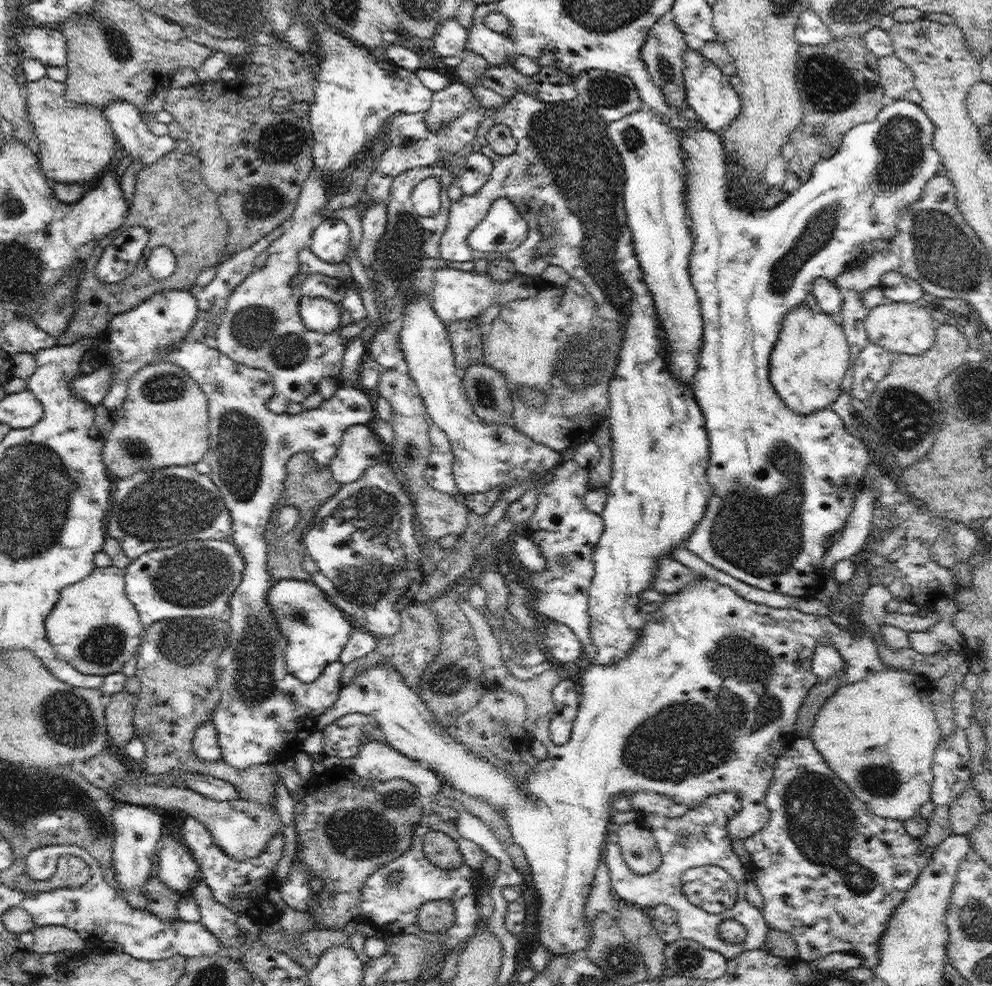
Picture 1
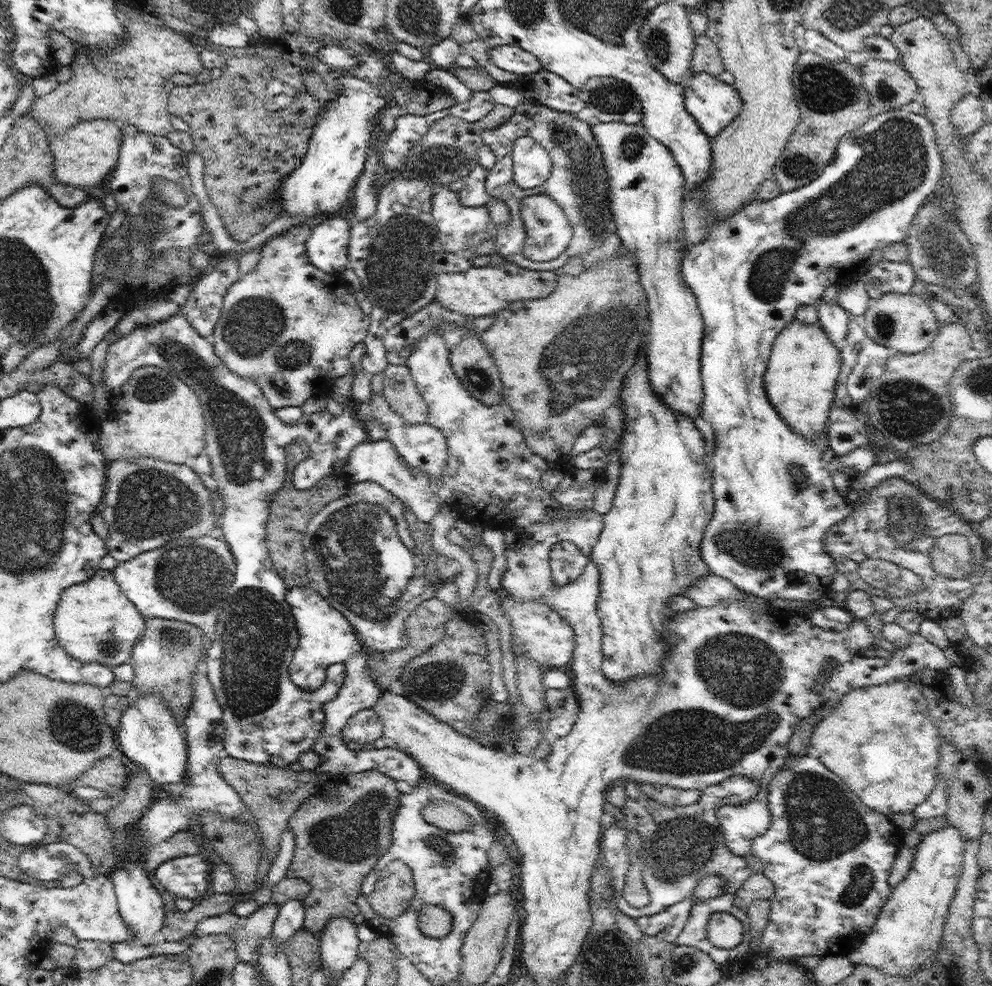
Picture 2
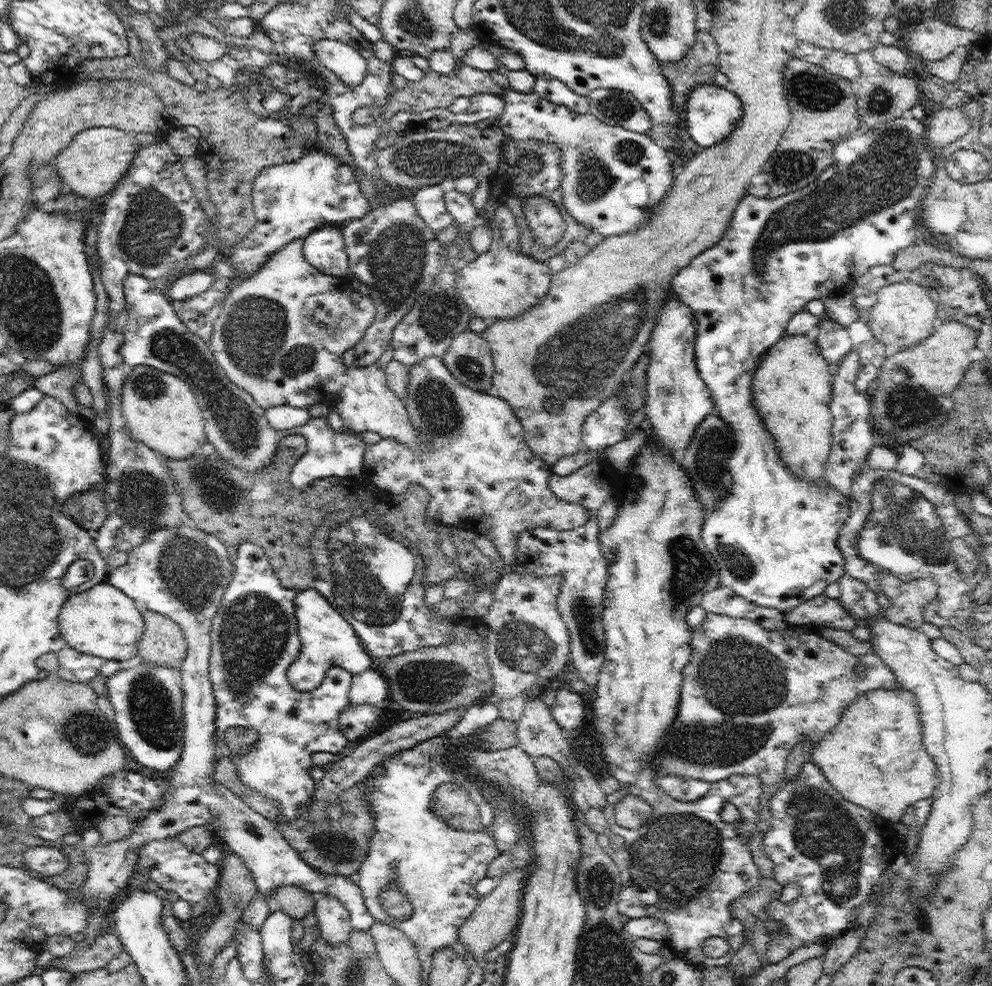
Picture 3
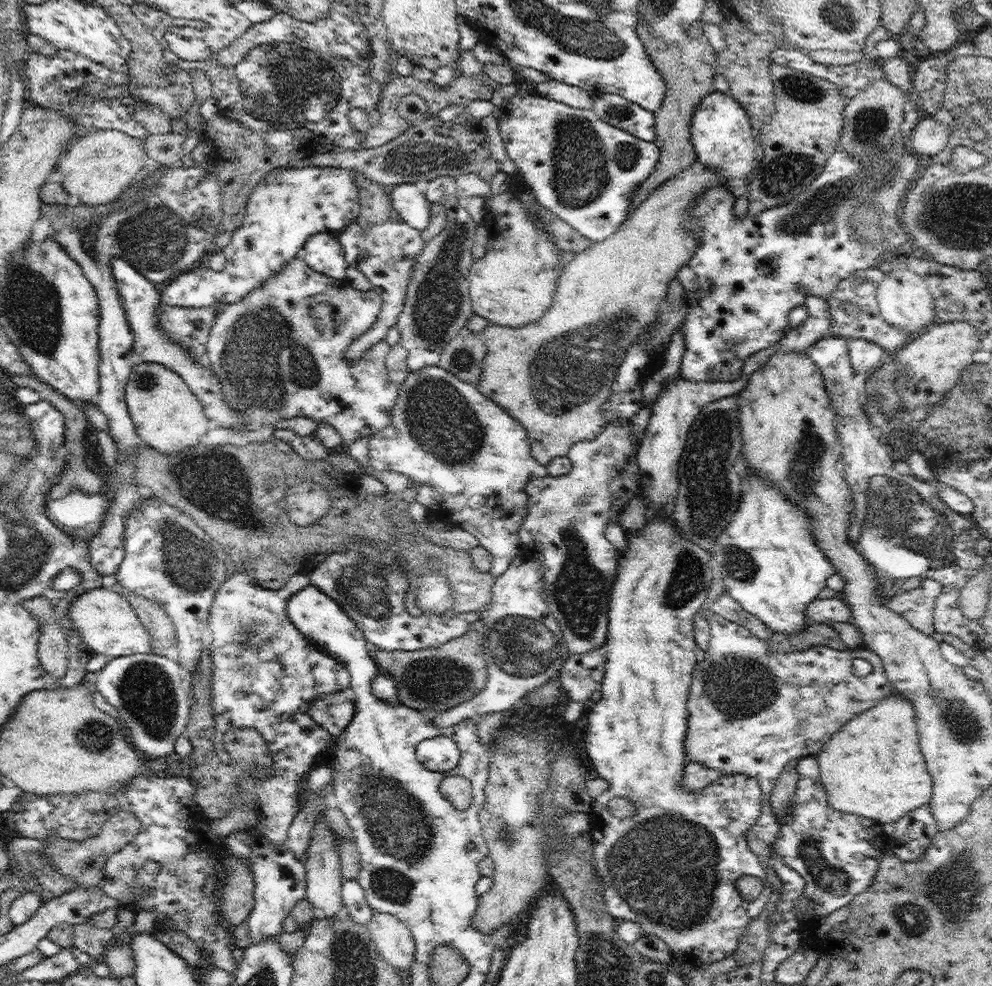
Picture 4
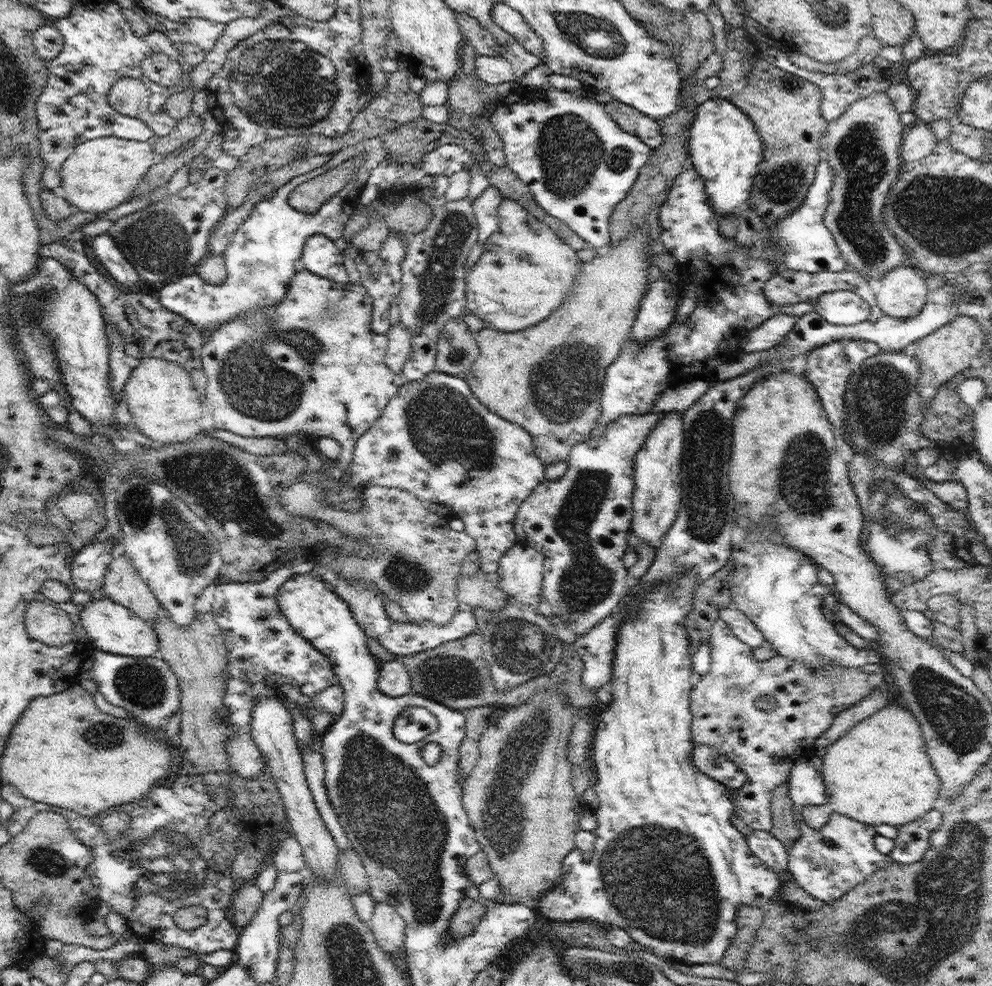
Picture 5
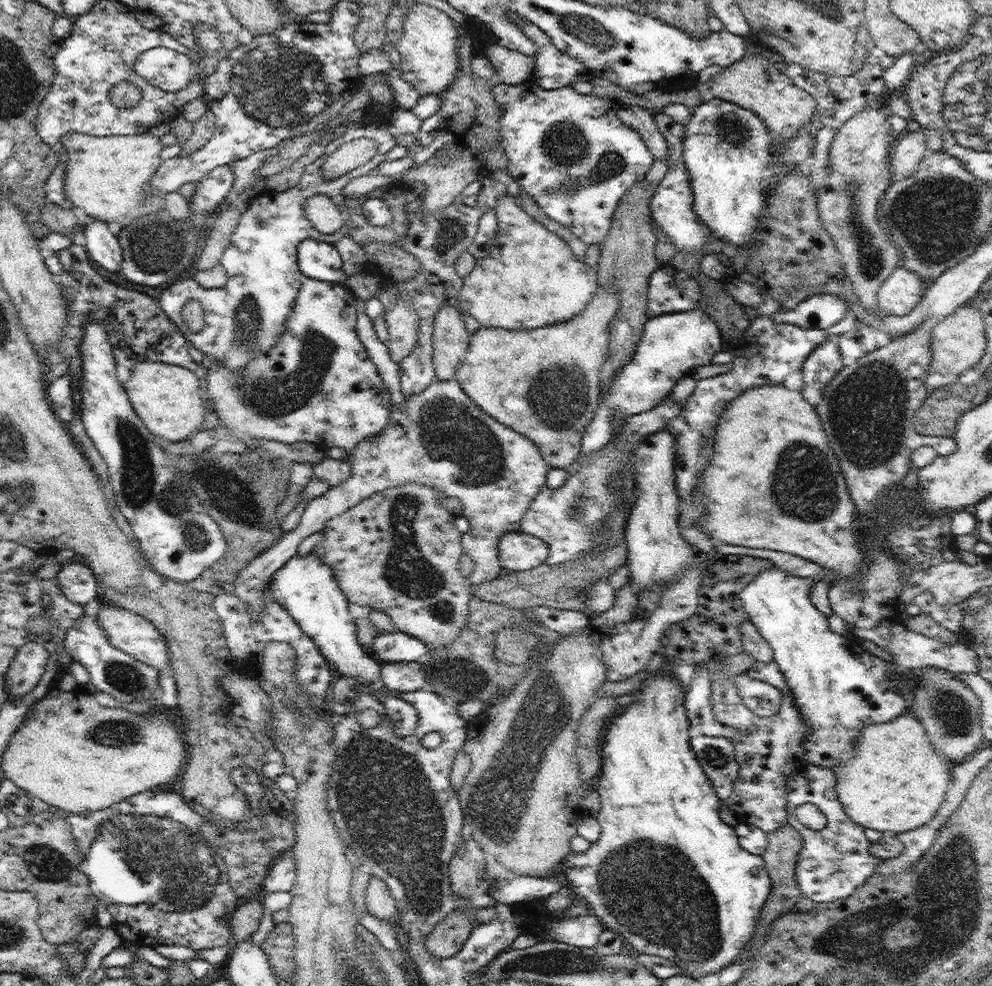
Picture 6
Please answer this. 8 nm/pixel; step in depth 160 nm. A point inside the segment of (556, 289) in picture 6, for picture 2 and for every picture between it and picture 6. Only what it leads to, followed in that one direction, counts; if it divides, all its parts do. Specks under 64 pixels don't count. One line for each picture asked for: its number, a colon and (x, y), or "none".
2: (477, 292)
3: (502, 283)
4: (513, 284)
5: (525, 272)

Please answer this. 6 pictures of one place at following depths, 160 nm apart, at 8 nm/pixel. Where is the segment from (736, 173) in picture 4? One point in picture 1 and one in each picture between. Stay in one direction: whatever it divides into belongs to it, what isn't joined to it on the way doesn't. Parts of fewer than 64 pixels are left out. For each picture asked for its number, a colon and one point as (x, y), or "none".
1: (714, 102)
2: (713, 103)
3: (711, 112)

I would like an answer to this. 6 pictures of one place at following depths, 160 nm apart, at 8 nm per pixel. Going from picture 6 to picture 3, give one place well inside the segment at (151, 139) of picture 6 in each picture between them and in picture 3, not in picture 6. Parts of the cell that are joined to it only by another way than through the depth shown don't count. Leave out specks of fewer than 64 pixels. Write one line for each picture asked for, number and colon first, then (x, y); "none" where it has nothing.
3: (97, 158)
4: (98, 167)
5: (101, 174)

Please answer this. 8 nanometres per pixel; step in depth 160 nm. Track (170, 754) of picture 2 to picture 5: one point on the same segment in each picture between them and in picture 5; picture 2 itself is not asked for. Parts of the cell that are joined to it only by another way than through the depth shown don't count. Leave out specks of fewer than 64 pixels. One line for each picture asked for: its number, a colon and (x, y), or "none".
3: (147, 700)
4: (152, 695)
5: (146, 687)

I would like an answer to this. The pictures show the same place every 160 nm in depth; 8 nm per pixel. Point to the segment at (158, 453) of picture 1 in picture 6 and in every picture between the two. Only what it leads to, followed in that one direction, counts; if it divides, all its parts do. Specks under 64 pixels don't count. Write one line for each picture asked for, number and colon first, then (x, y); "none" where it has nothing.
2: (159, 416)
3: (160, 409)
4: (169, 417)
5: (161, 396)
6: (167, 397)

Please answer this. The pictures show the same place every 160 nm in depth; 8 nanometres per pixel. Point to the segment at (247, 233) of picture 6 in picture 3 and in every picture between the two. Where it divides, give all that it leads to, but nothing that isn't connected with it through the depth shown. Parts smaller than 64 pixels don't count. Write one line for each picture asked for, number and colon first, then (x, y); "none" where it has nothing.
3: (291, 201)
4: (286, 207)
5: (260, 260)

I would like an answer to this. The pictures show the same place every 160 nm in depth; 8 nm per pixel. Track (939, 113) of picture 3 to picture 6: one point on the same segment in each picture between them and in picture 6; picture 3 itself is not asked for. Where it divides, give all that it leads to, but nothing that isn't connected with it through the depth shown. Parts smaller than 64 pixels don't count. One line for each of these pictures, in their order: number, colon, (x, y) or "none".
4: (929, 136)
5: (919, 141)
6: (907, 151)

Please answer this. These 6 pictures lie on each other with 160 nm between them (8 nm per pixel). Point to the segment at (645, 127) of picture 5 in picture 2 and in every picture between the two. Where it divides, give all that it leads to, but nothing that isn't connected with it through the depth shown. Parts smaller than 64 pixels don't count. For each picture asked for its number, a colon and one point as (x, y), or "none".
2: (611, 100)
3: (616, 107)
4: (614, 109)

